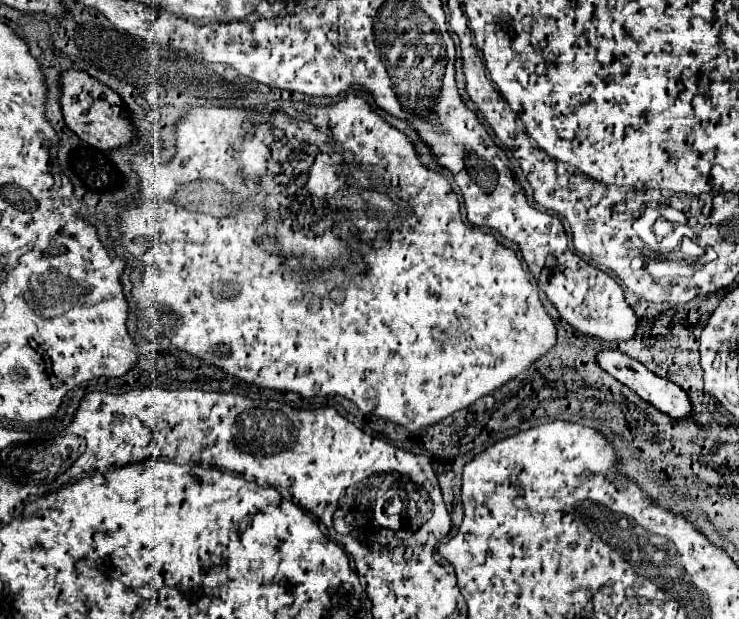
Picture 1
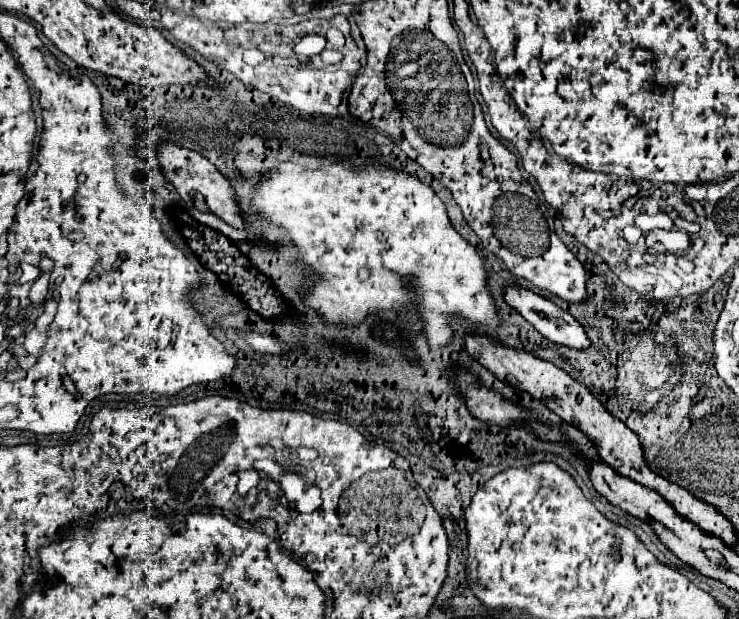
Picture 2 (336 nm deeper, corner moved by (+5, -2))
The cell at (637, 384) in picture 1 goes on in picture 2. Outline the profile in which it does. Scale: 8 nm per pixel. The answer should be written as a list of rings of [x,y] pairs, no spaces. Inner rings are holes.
[[[509,287],[505,291],[505,301],[551,343],[579,351],[591,347],[583,325],[579,325],[573,315],[557,307],[553,301],[521,287]]]

